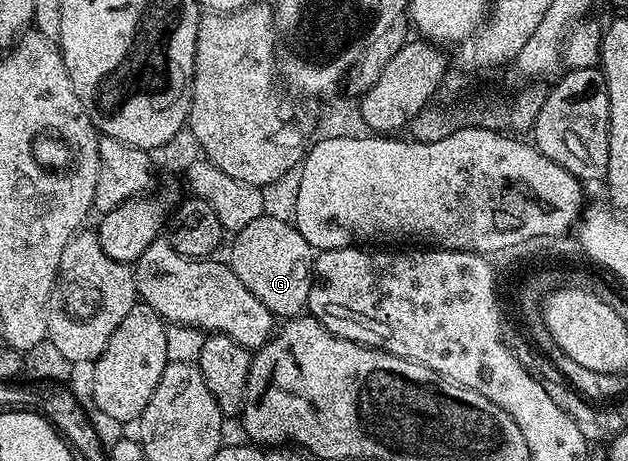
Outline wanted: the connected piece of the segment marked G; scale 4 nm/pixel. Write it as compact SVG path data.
M264 214L238 230L232 239L227 262L239 280L274 317L281 320L298 317L308 307L315 251L298 232L296 225L288 219L285 221Z

